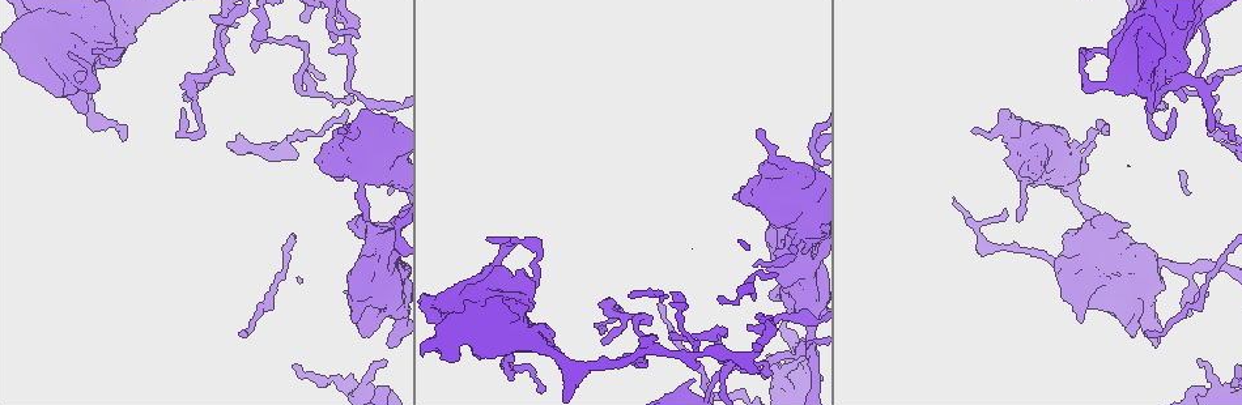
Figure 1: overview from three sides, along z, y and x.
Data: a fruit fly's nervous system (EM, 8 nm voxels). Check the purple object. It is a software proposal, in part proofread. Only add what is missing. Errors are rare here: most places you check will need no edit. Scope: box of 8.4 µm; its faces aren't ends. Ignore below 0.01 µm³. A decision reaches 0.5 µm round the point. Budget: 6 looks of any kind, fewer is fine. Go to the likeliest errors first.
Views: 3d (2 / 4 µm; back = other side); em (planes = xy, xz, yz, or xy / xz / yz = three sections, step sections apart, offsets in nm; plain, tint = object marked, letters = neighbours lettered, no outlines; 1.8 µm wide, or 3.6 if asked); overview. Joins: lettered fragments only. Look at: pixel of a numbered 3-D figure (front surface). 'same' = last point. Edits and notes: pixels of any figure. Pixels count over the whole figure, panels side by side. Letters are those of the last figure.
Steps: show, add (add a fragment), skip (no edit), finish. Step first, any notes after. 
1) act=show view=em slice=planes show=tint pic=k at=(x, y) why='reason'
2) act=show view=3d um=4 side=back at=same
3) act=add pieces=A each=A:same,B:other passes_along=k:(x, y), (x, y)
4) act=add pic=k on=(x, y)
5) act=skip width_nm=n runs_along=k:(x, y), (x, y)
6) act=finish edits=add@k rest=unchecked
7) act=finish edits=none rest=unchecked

act=show view=em slice=xz step=8 show=letters pic=1 at=(1223, 143) why='free end'

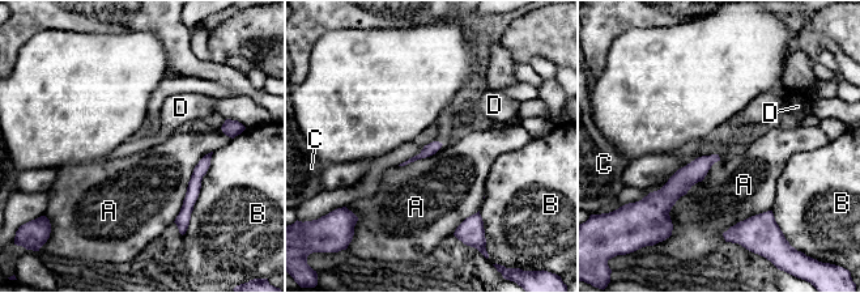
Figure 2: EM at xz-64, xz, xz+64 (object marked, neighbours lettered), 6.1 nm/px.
act=show view=em slice=planes show=letters at=same why='cut it another way'

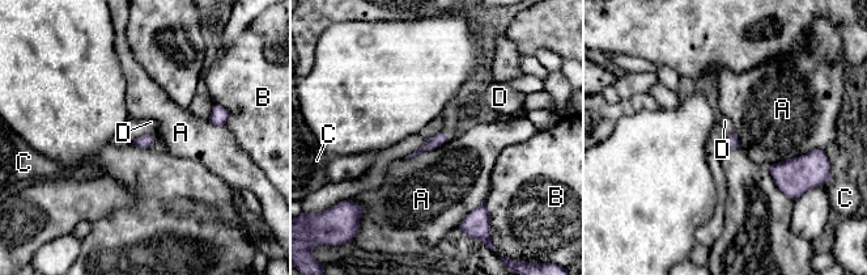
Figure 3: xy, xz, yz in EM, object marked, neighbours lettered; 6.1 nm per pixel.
act=skip longest_contact=A:340nm each=A:other,B:other,C:other,D:other found='none of them fits'

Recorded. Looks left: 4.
act=show view=em um=3.6 slice=planes show=tint pic=1 at=(1086, 141)

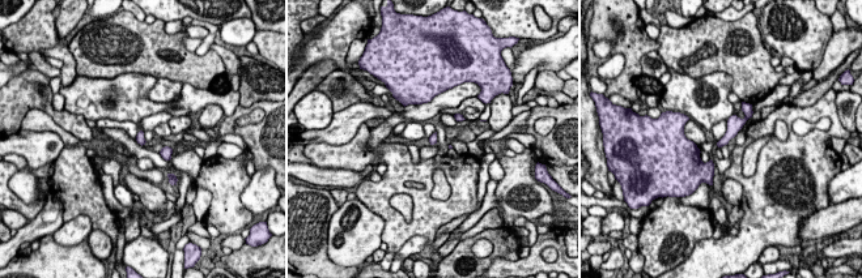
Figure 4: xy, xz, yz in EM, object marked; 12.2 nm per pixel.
act=show view=em um=3.6 slice=planes show=letters at=same why='see the neighbours'

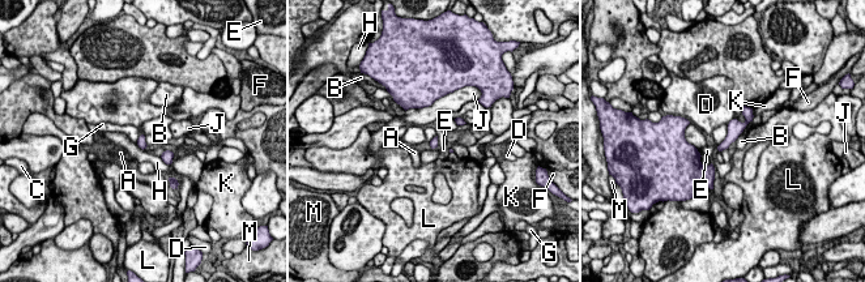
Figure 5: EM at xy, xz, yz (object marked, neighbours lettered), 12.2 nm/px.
act=skip each=A:other,B:other,C:other,D:other,E:other,F:other,G:other,H:other,J:other,K:other,L:other,M:other border=5:(728, 125), (728, 133), (718, 150) found='none of them fits'

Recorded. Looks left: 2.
act=show view=em um=3.6 slice=planes show=letters pic=1 at=(1172, 74) why='sudden change in width'

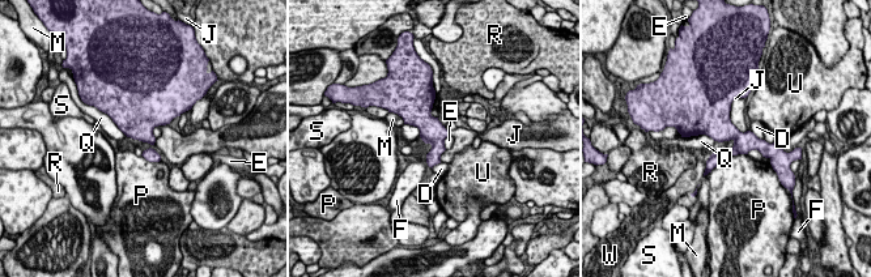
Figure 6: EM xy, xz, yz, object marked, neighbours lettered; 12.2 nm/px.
act=skip width_nm=320 each=D:other,E:other,F:other,J:other,M:other,P:other,Q:other,R:other,S:other,U:other,W:other border=6:(154, 126), (153, 135), (156, 139) found='no lettered fragment goes on from it'

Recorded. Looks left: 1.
act=finish edits=none rest=unchecked

